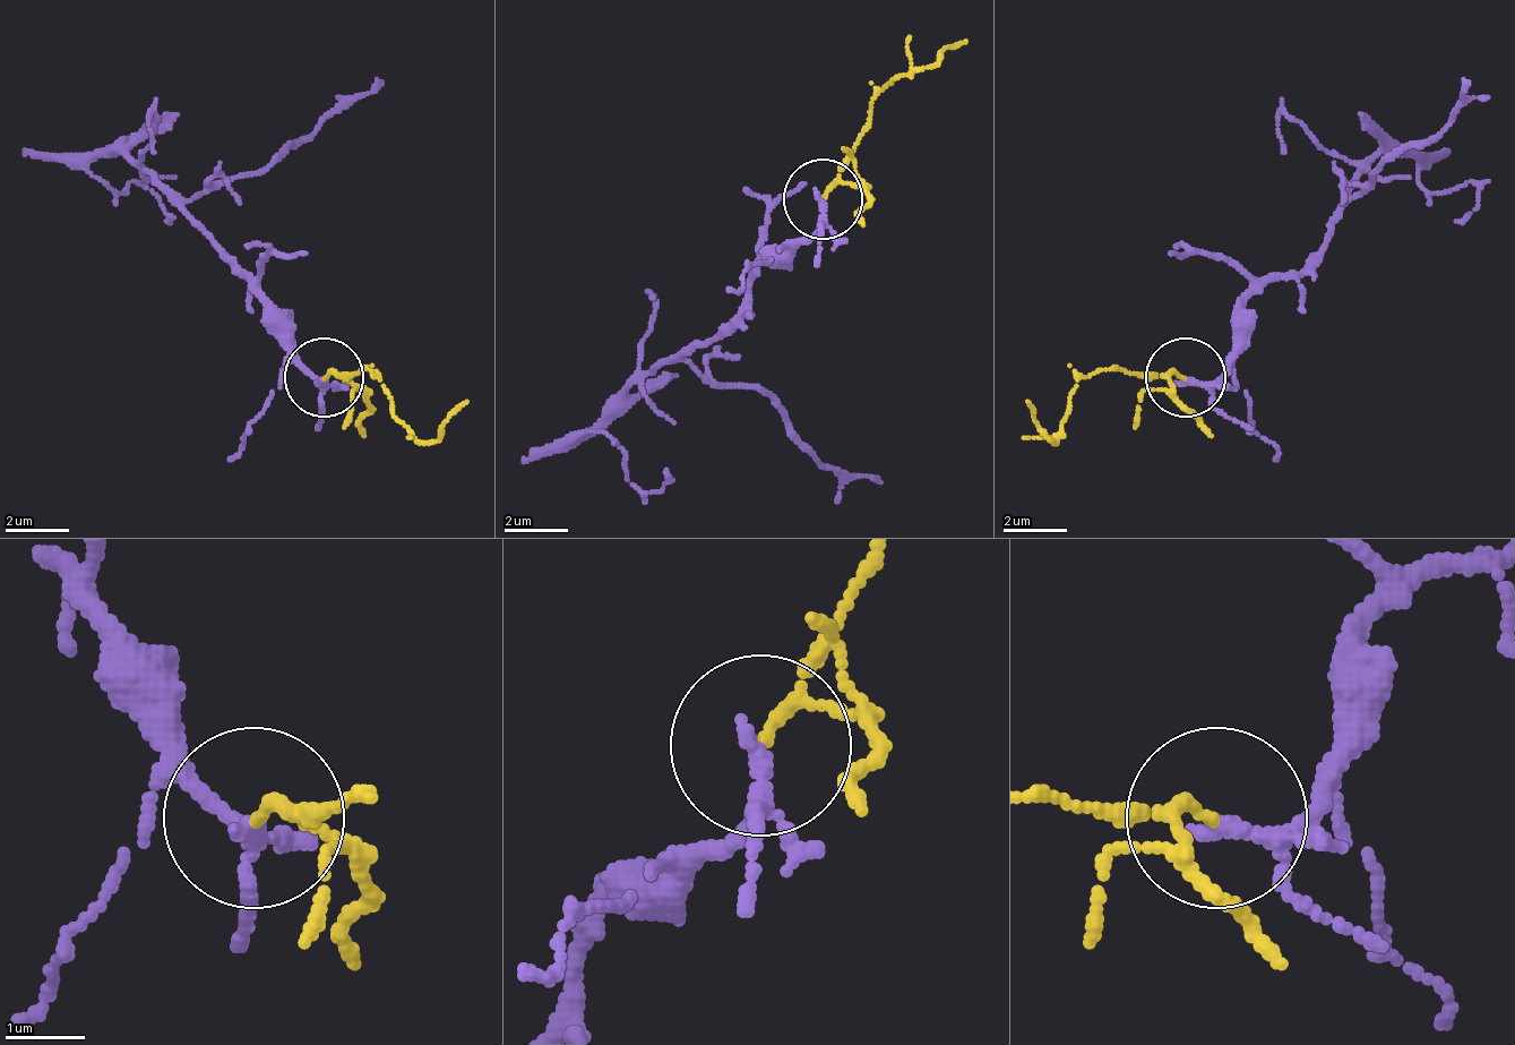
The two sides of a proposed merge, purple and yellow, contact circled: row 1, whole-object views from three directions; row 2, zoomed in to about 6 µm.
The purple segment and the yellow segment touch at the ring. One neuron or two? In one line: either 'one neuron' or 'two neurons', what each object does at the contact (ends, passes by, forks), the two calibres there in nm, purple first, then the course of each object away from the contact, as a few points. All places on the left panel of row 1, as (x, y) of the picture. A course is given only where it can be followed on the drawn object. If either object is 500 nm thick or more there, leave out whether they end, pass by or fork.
one neuron; purple forks; yellow passes by; calibres 140 and 110 nm; course purple (326, 375), (326, 383), (277, 319), (118, 151), (85, 166), (118, 190), (134, 182), (157, 199), (165, 223); course yellow (326, 375), (366, 367), (422, 439), (470, 400)

